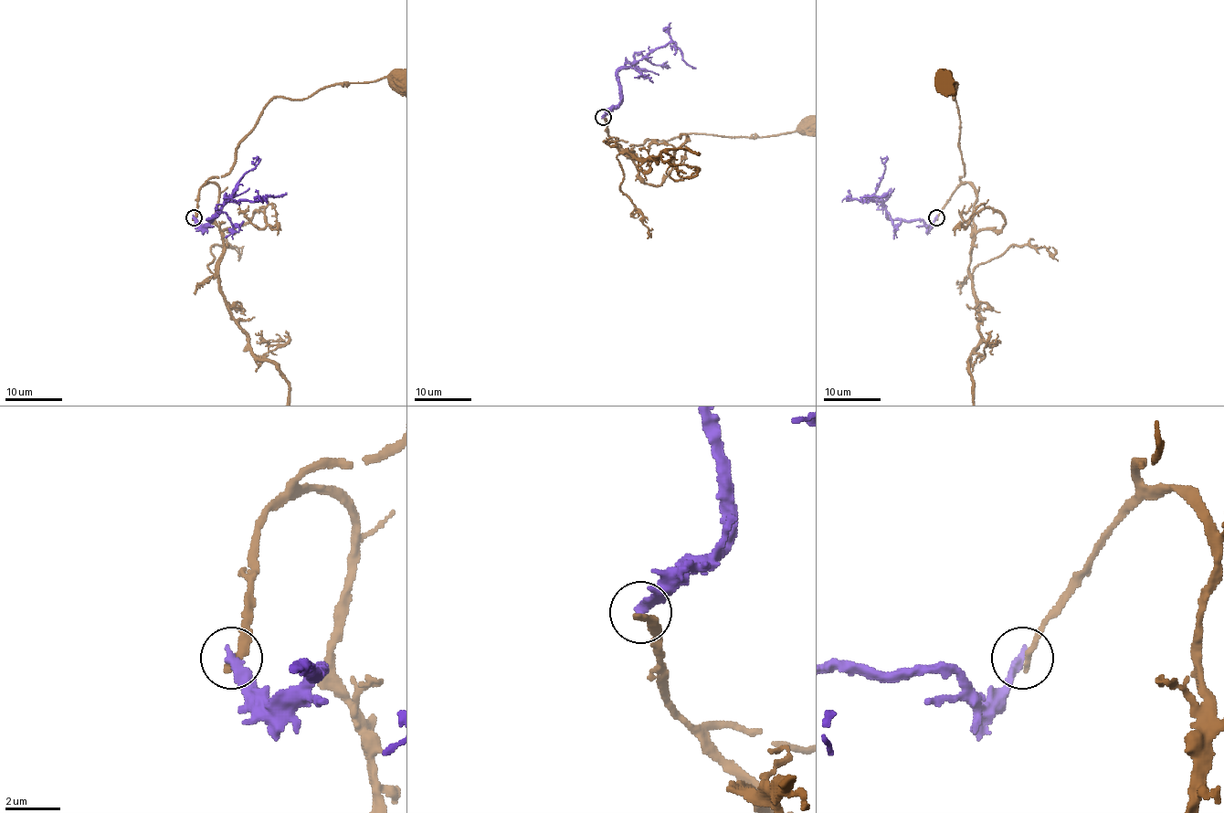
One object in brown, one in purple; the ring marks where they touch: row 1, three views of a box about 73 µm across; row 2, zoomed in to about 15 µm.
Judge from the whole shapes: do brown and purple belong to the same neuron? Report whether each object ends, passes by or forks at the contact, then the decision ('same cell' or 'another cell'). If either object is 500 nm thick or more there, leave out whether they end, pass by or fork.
brown ends | purple ends | another cell

